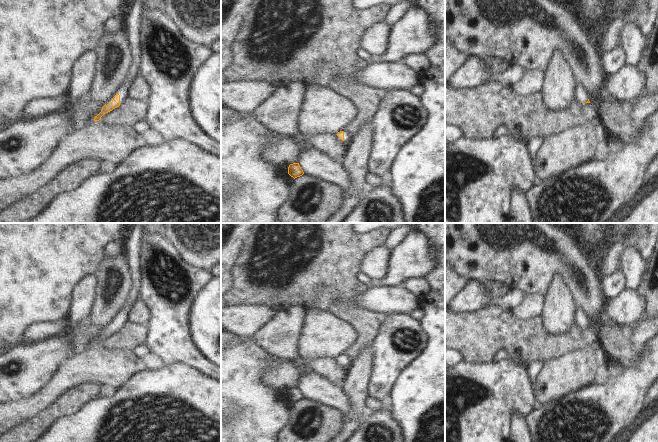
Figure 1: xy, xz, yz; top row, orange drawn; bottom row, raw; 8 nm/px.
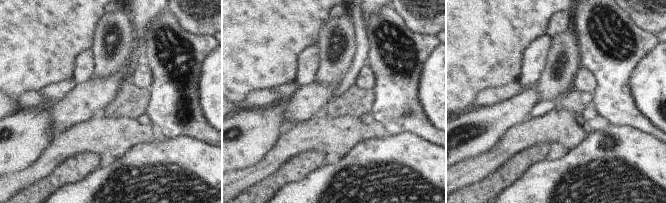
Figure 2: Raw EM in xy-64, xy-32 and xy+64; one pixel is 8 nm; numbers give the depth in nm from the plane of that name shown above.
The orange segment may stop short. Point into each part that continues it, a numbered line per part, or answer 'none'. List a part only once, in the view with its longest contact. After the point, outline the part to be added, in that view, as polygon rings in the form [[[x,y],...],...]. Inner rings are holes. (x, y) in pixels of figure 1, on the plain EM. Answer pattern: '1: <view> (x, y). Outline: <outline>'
1: xy (132, 243). Outline: [[[133,223],[131,233],[124,241],[125,255],[132,273],[133,286],[128,301],[116,316],[116,318],[120,319],[120,328],[128,320],[128,314],[131,307],[139,299],[142,282],[140,244],[144,239],[144,235],[143,224]]]

